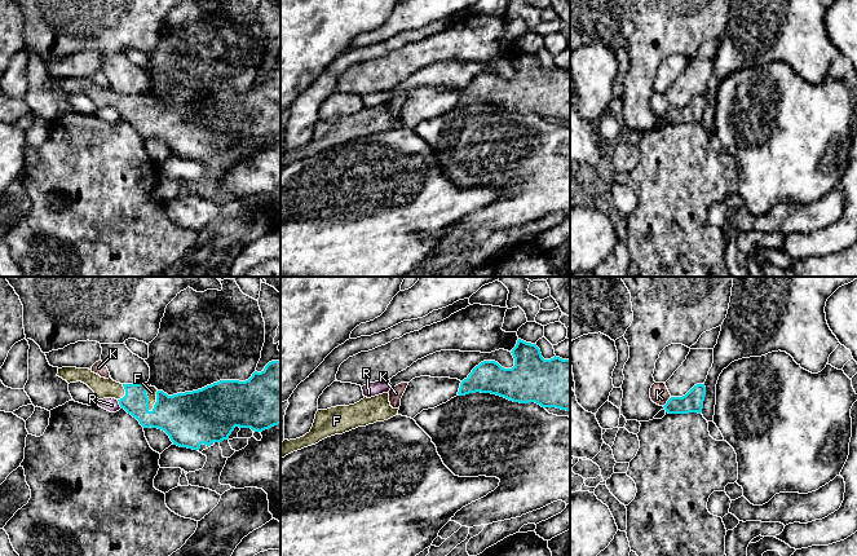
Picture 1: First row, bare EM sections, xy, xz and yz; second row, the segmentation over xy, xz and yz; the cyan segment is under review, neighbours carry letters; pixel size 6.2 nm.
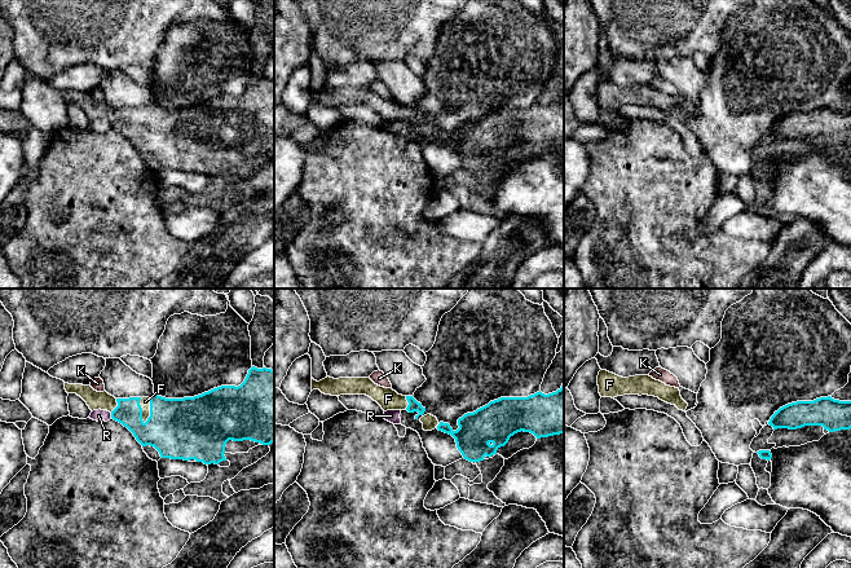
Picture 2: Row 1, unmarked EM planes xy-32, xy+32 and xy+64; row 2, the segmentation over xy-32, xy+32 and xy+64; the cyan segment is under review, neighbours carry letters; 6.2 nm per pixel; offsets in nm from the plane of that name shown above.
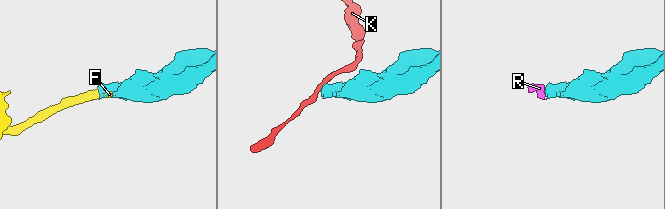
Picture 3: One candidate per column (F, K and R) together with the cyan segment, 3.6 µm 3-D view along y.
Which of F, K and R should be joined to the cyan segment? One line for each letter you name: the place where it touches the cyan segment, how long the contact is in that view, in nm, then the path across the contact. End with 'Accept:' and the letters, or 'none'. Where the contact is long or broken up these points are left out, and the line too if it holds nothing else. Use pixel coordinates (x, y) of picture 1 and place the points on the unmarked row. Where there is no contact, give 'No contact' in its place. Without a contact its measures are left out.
F: Touches cyan at xy (148, 110). Shared border 160 nm. Path across: xy (184, 127), (150, 120), (148, 110), (151, 102)
Accept: F

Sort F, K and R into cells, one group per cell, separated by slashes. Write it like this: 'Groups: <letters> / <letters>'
Groups: F / K / R

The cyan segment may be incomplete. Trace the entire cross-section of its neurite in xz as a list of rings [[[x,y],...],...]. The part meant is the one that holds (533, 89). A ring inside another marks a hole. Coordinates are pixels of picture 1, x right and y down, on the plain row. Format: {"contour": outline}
{"contour": [[[517,50],[512,59],[514,76],[504,79],[495,71],[483,71],[476,76],[472,83],[460,93],[458,105],[491,103],[504,107],[513,112],[535,112],[542,118],[556,118],[570,122],[570,70],[553,67],[544,70],[536,54]]]}

